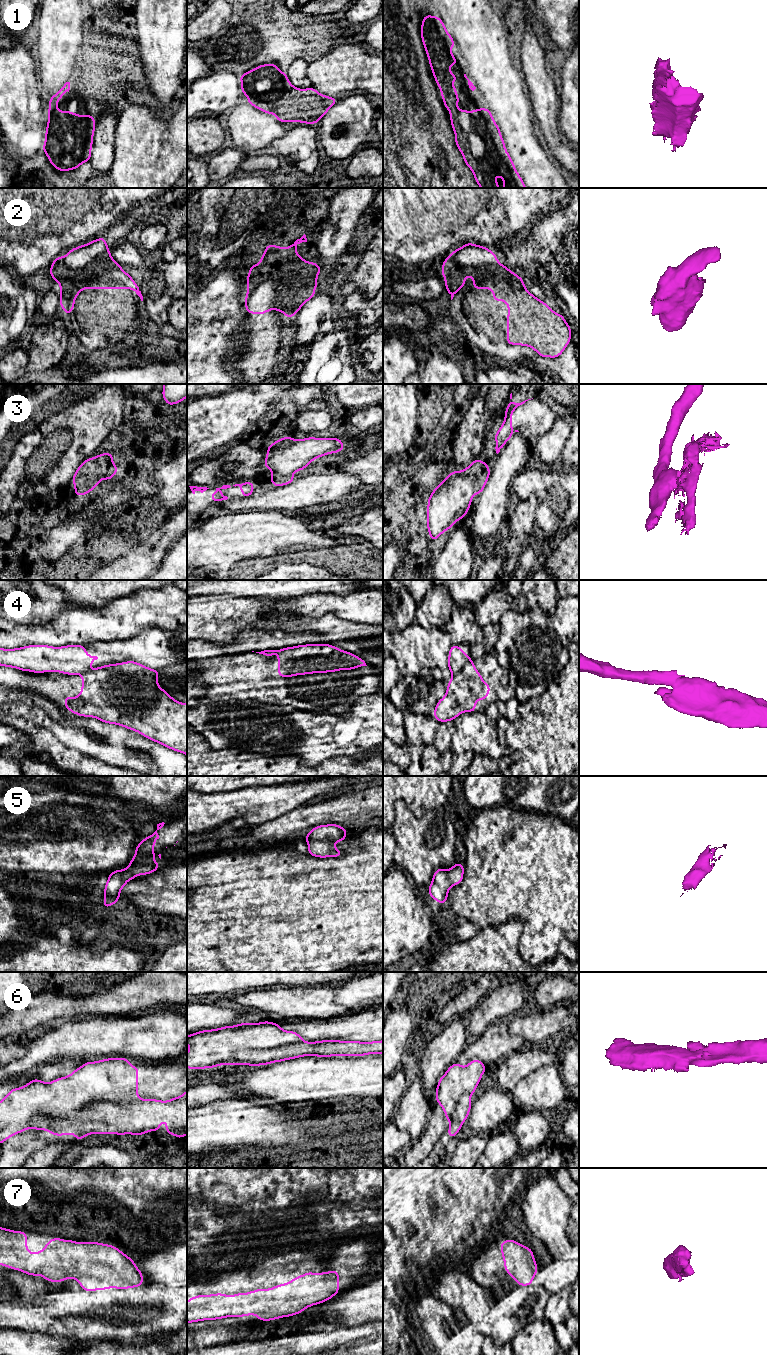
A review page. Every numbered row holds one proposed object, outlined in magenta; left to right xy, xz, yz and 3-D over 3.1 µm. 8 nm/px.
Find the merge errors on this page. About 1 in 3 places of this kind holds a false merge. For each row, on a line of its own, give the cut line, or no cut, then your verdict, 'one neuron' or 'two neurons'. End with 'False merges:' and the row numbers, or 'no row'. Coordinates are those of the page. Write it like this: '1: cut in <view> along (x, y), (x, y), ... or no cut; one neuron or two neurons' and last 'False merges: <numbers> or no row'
1: no cut; one neuron
2: cut in xz along (279, 280), (268, 278), (248, 289); two neurons
3: cut in yz along (463, 470), (473, 484), (474, 493); two neurons
4: cut in yz along (469, 658), (464, 666), (453, 674); two neurons
5: no cut; one neuron
6: cut in xy along (139, 1098), (29, 1126); two neurons
7: no cut; one neuron
False merges: 2, 3, 4, 6

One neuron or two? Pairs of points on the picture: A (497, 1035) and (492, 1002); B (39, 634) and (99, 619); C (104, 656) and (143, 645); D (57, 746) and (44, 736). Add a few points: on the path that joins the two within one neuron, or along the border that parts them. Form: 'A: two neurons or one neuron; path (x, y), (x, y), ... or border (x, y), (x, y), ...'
A: two neurons; border (504, 1020), (491, 1023), (476, 1037)
B: one neuron; path (54, 633), (84, 624)
C: one neuron; path (114, 652), (133, 649)
D: one neuron; path (54, 746), (47, 739)

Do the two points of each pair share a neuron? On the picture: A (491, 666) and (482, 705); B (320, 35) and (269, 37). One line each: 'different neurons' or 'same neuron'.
A: same neuron
B: same neuron

